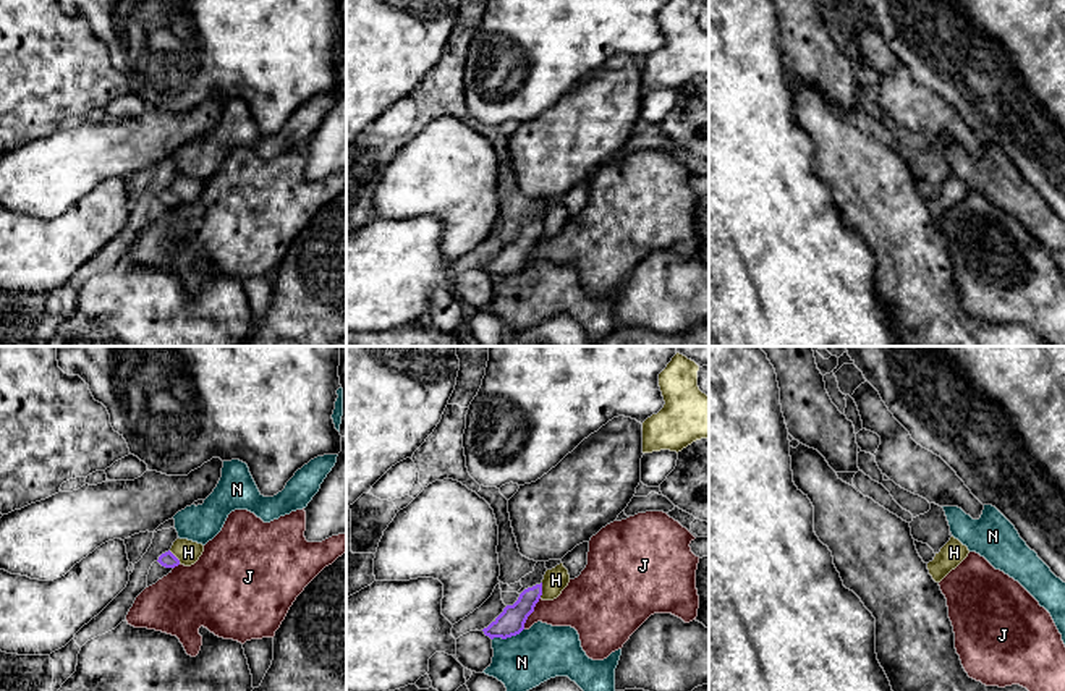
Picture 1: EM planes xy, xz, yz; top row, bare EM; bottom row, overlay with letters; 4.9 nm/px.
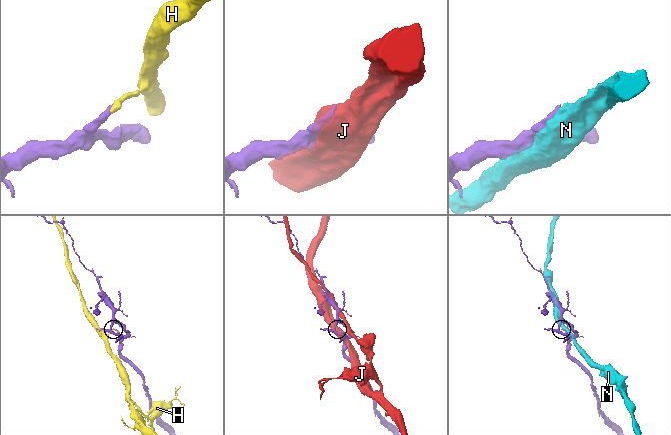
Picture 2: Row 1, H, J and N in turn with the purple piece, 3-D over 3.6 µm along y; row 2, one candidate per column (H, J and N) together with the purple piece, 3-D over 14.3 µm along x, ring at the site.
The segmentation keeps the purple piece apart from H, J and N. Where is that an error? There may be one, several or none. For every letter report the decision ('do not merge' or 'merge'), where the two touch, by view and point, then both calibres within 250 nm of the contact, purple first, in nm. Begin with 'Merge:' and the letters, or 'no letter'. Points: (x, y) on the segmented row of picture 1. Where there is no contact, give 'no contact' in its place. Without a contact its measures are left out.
Merge: no letter
H: do not merge; meets purple in xz at (541, 591); 140 nm thick on the purple side, 120 nm on the other
J: do not merge; meets purple in xz at (531, 612); 140 nm thick on the purple side, 220 nm on the other
N: do not merge; meets purple in xz at (507, 636); 140 nm thick on the purple side, 280 nm on the other

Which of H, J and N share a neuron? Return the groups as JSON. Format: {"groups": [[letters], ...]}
{"groups": [["H"], ["J"], ["N"]]}

